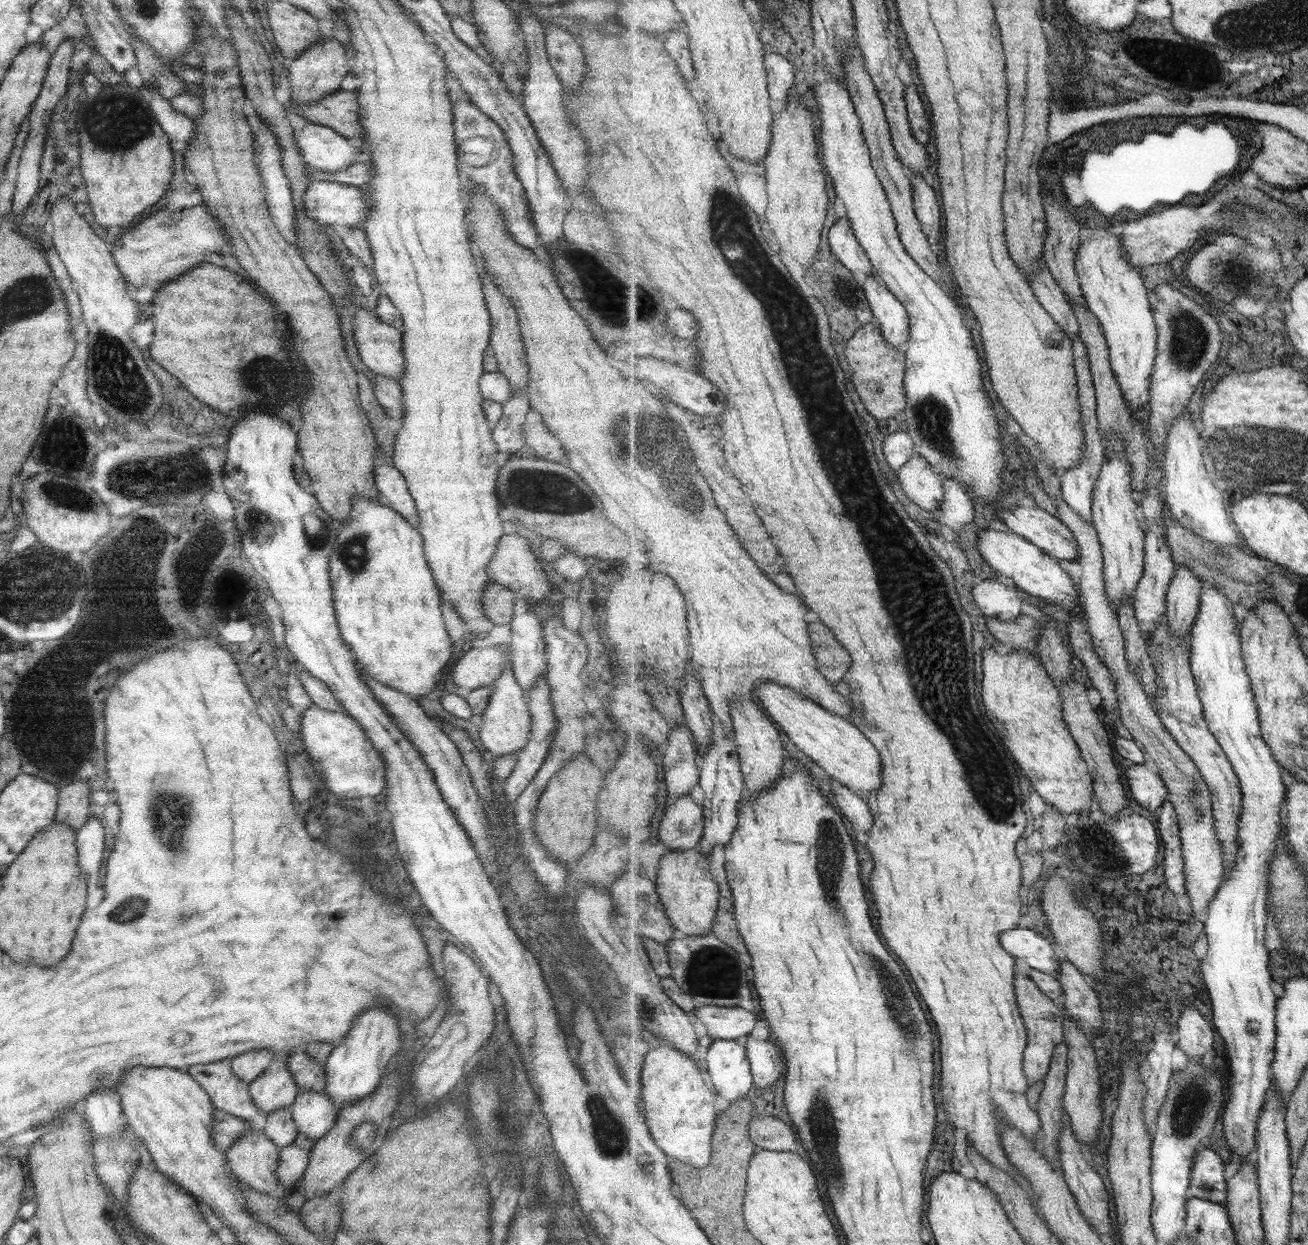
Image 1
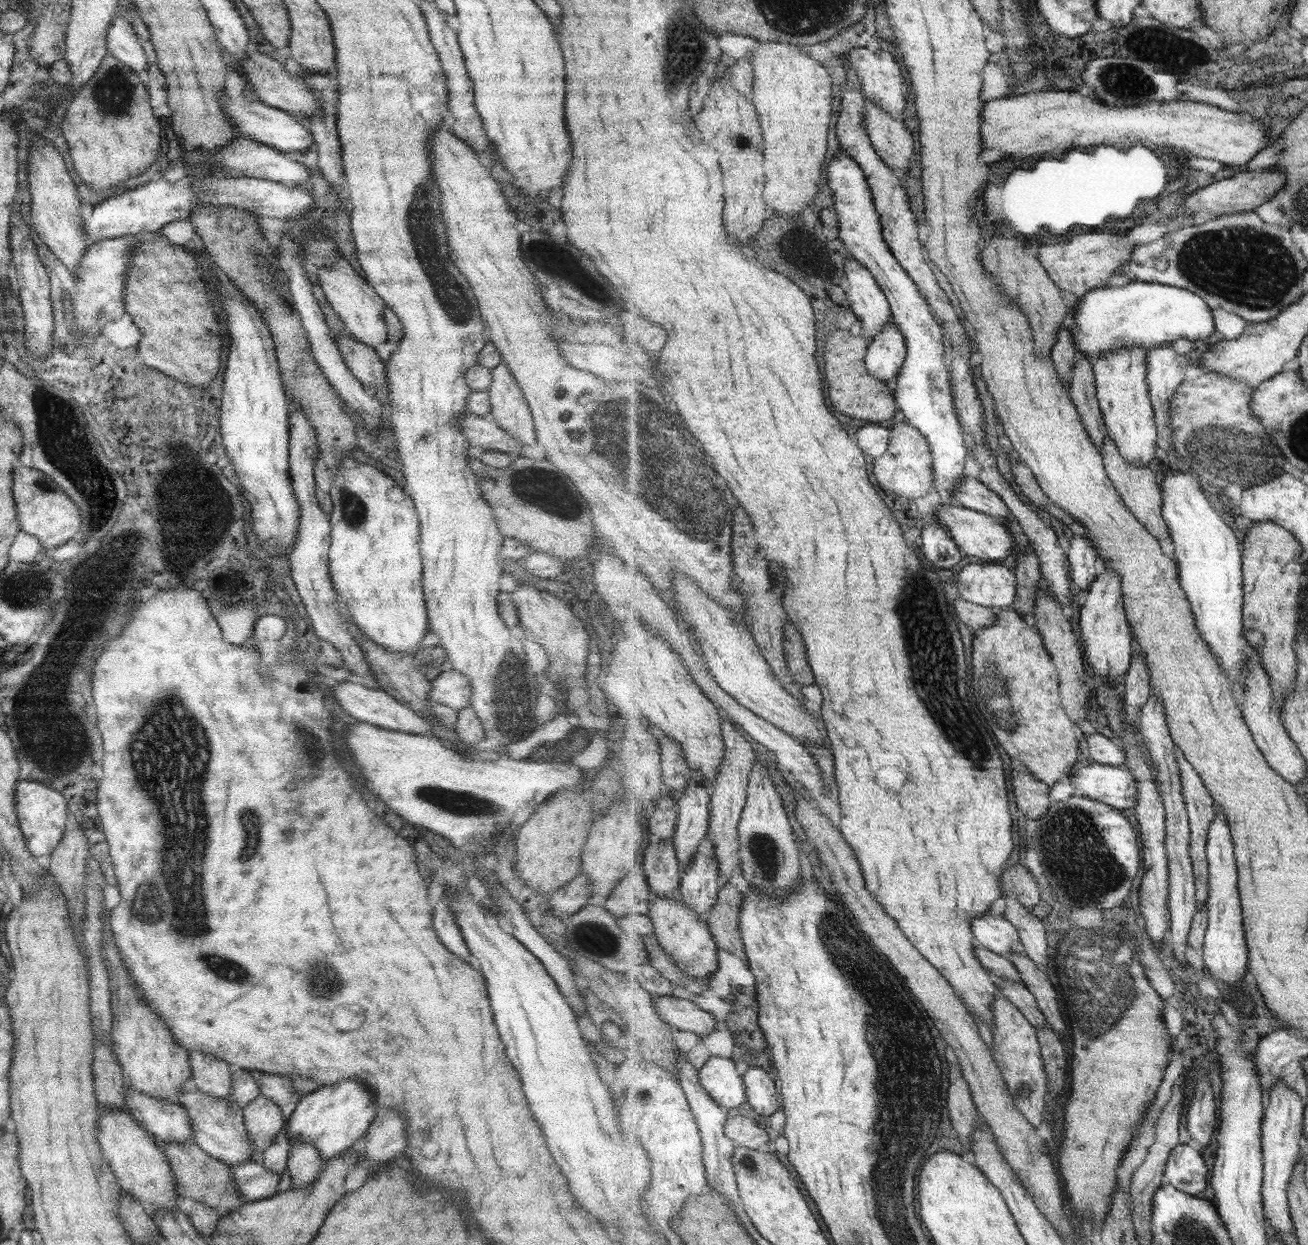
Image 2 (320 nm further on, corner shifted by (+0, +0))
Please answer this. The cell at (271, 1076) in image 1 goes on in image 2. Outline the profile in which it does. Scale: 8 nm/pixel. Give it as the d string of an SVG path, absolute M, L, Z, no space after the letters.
M259 1095L242 1108L242 1121L252 1146L250 1160L261 1163L262 1152L279 1130L284 1128L285 1119L275 1103Z

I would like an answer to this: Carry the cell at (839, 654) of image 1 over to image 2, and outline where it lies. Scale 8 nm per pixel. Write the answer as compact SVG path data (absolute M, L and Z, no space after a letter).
M792 623L784 628L784 651L793 678L802 685L816 684L815 674L808 661L808 651L800 630Z

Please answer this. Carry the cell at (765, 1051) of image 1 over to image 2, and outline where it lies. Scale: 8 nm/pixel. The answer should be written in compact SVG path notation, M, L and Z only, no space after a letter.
M748 1067L743 1075L748 1104L756 1113L767 1118L783 1106L782 1092L777 1092L773 1076L761 1067Z

